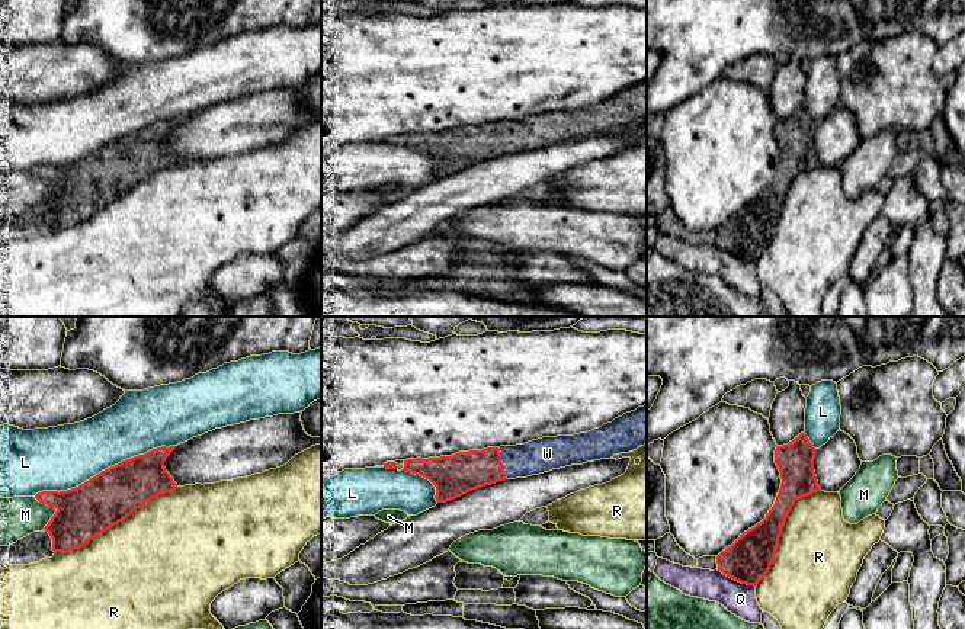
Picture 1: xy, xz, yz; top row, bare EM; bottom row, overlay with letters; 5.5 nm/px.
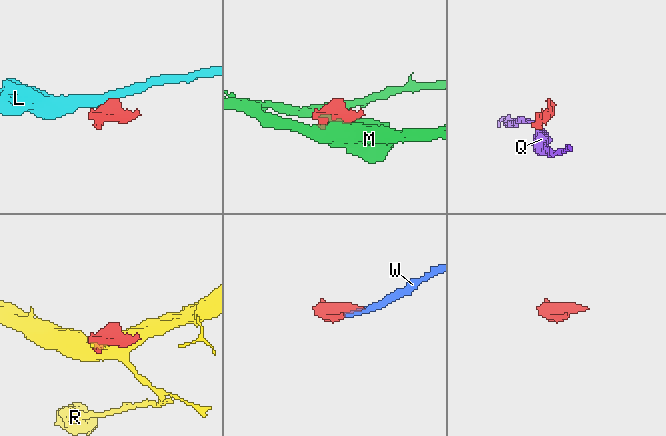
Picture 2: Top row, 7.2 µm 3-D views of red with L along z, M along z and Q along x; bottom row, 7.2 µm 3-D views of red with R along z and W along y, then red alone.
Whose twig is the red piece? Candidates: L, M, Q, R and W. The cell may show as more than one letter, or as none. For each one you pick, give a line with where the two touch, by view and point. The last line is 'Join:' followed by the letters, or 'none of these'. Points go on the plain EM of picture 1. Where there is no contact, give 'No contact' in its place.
W: Touches red at xz (502, 138)
Join: W

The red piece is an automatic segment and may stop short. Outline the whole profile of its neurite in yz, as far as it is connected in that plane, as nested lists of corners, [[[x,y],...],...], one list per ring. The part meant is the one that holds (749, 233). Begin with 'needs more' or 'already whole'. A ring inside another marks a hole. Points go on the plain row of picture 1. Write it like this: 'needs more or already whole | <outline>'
already whole | [[[801,107],[788,119],[776,121],[775,138],[782,154],[776,176],[760,198],[740,209],[740,212],[731,221],[716,231],[718,245],[741,259],[754,261],[769,247],[778,225],[783,199],[792,180],[796,174],[821,166],[814,145],[815,128],[817,123],[805,107]]]

